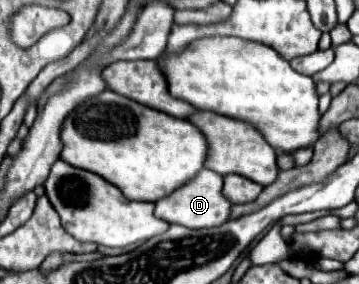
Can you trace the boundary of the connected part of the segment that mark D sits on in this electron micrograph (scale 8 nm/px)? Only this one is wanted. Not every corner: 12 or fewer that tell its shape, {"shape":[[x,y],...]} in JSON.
{"shape":[[202,170],[154,214],[168,224],[212,228],[228,220],[222,176]]}

